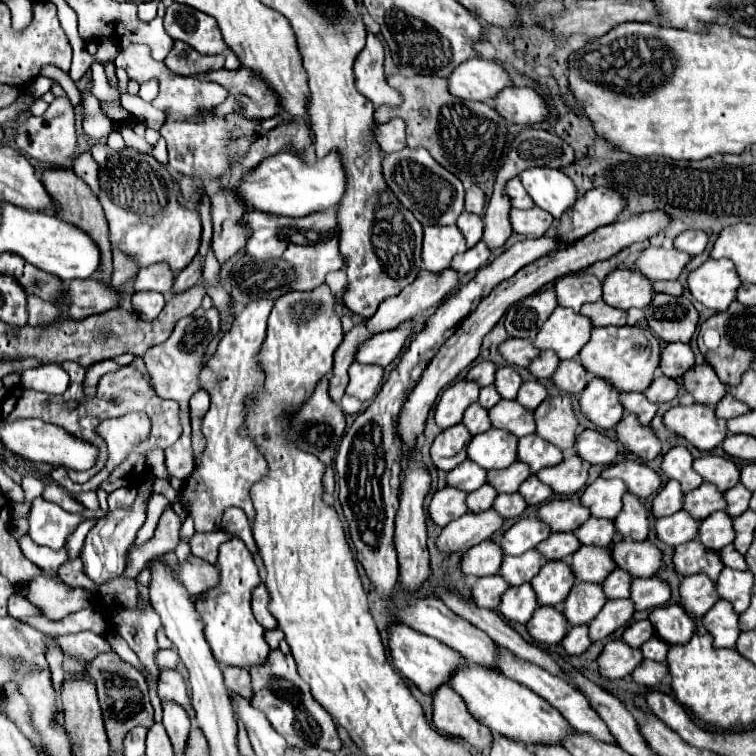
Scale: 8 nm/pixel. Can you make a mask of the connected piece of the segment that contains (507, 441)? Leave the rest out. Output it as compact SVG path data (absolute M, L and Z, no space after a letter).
M488 429L472 439L468 445L468 459L478 463L484 469L506 469L516 461L516 445L518 437L512 433L504 433L504 429Z

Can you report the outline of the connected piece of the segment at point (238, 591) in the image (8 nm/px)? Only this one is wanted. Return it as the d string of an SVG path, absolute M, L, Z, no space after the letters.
M232 537L230 541L220 545L216 567L220 571L218 585L208 589L208 593L202 593L194 601L196 611L204 621L204 637L214 653L214 659L222 667L250 669L250 665L262 665L268 659L270 647L264 639L264 627L256 621L250 609L250 595L252 589L260 583L260 577L244 541Z

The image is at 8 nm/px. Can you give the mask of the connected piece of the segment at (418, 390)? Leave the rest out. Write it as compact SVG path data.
M648 211L648 213L640 213L640 215L632 215L632 217L626 217L622 221L614 221L610 225L604 225L592 233L588 233L586 237L574 241L572 245L564 247L564 249L558 249L558 251L552 251L544 257L540 257L538 261L534 261L532 265L526 265L524 269L520 269L514 277L502 281L500 285L496 285L492 289L492 293L488 297L484 297L480 301L480 305L458 325L456 333L438 349L438 353L434 355L434 359L428 363L428 367L424 369L418 385L414 387L414 391L408 395L404 407L402 407L402 413L400 413L400 437L402 437L402 443L404 443L404 449L412 449L416 447L416 441L420 437L420 433L424 431L424 421L426 421L426 415L430 411L430 407L434 405L440 389L444 385L448 385L452 379L456 379L456 375L468 367L480 353L480 345L482 345L482 339L494 329L494 325L500 321L500 317L504 315L504 311L514 305L516 301L540 291L544 285L564 277L564 275L570 275L570 273L578 273L586 267L590 267L592 263L600 261L600 259L610 259L612 255L616 255L620 249L636 243L636 241L644 241L652 235L656 235L660 229L664 229L668 225L668 215L662 213L662 211Z

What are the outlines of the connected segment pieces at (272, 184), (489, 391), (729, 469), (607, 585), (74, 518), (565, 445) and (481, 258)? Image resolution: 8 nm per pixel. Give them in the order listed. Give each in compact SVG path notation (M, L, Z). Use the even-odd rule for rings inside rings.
M288 151L264 159L258 167L244 173L234 187L236 199L246 211L262 211L284 217L304 217L312 211L336 207L344 193L344 169L336 153L324 159L304 161Z
M488 385L488 387L482 387L482 389L480 389L480 399L478 399L478 403L480 403L482 407L490 409L490 407L494 407L500 399L502 399L502 397L500 397L500 393L496 393L496 387L494 387L494 385Z
M704 455L694 461L694 469L704 477L704 481L714 483L722 493L740 483L740 469L732 459L718 455Z
M616 569L616 573L610 573L608 579L602 583L604 593L608 599L624 599L630 593L630 577L624 573L624 569Z
M38 497L32 503L32 509L28 513L28 535L36 545L44 545L50 547L54 551L60 551L66 541L68 535L78 527L78 523L86 521L86 519L98 519L104 513L98 511L90 511L84 509L84 513L68 513L64 509L60 509L56 503L48 503L42 497Z
M566 395L546 397L540 407L534 411L536 433L546 441L558 445L560 449L574 449L578 437L578 417L574 405Z
M480 241L480 243L476 243L472 249L456 255L456 257L452 259L450 269L454 269L456 273L470 273L470 271L480 269L480 267L486 263L488 257L490 257L490 251L488 251L488 247Z

